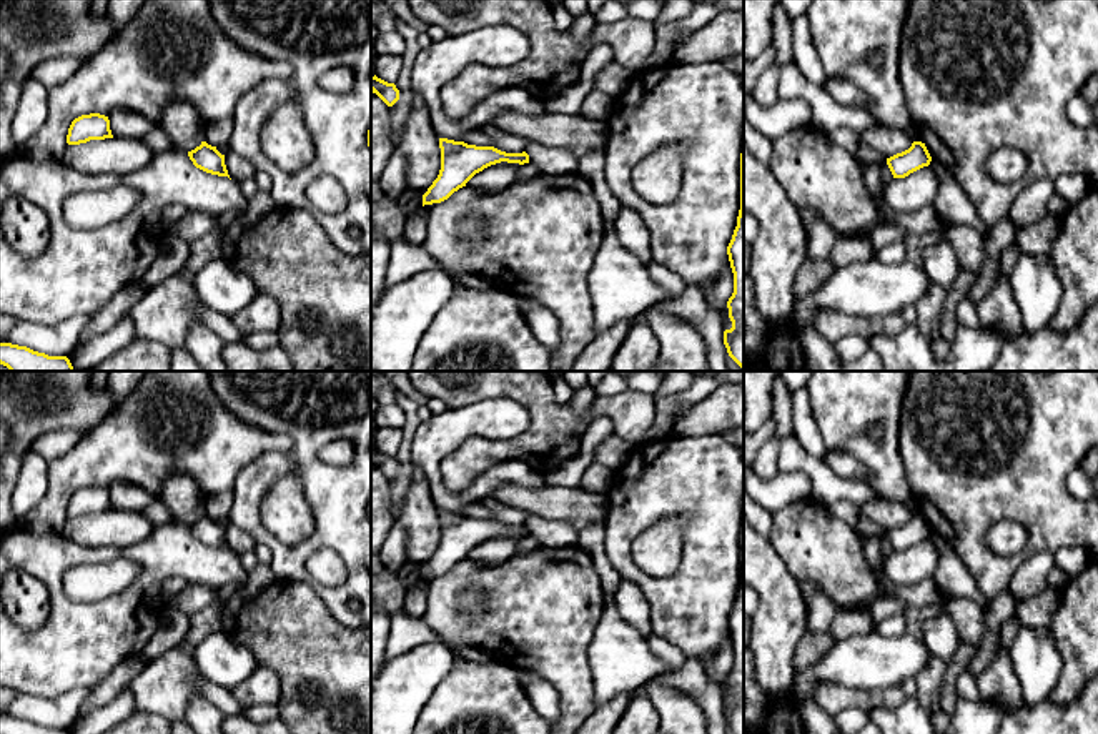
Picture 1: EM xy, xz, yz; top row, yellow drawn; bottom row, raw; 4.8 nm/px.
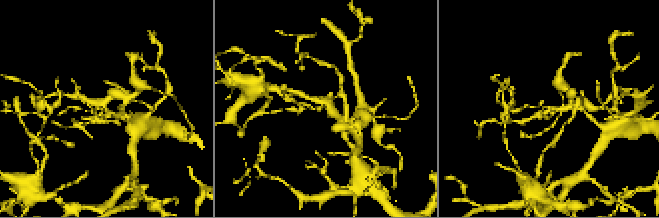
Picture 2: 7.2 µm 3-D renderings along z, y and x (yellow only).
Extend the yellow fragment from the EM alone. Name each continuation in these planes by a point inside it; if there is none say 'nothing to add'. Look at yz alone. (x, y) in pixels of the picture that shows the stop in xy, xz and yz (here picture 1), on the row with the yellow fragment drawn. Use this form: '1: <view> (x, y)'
nothing to add

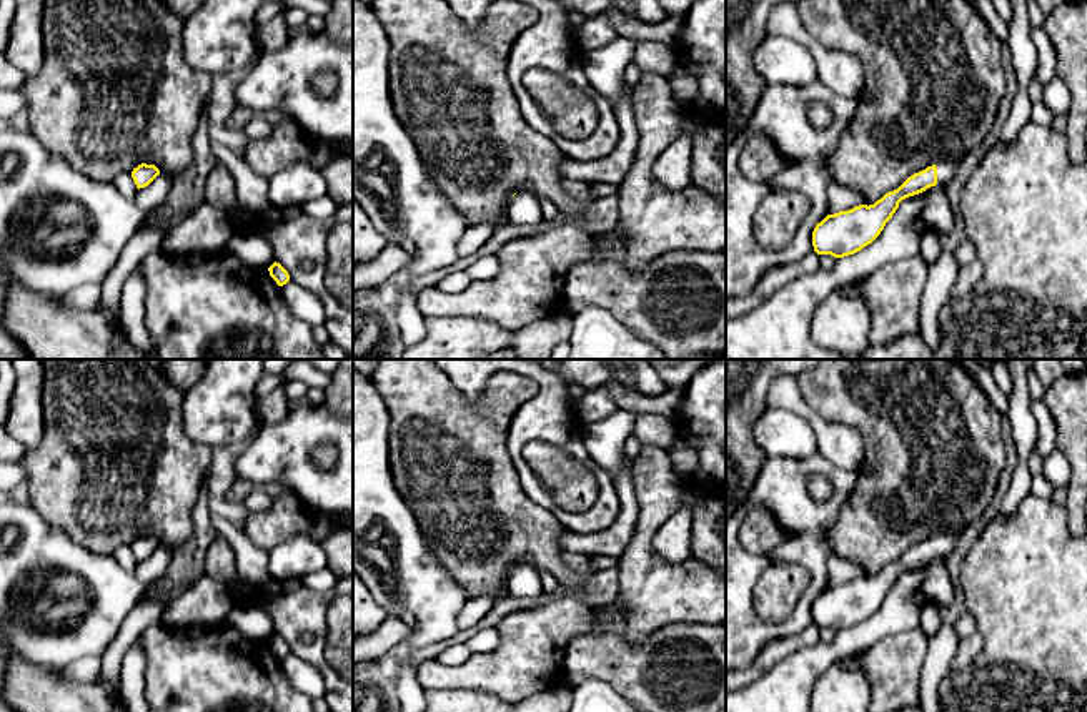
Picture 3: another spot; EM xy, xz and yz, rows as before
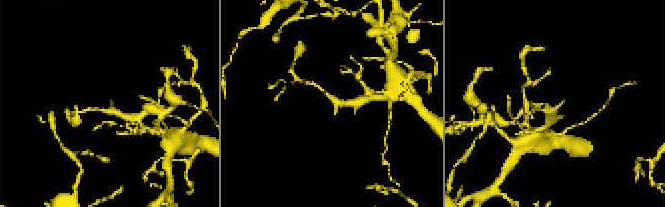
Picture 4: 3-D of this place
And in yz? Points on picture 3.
1: yz (946, 168)

